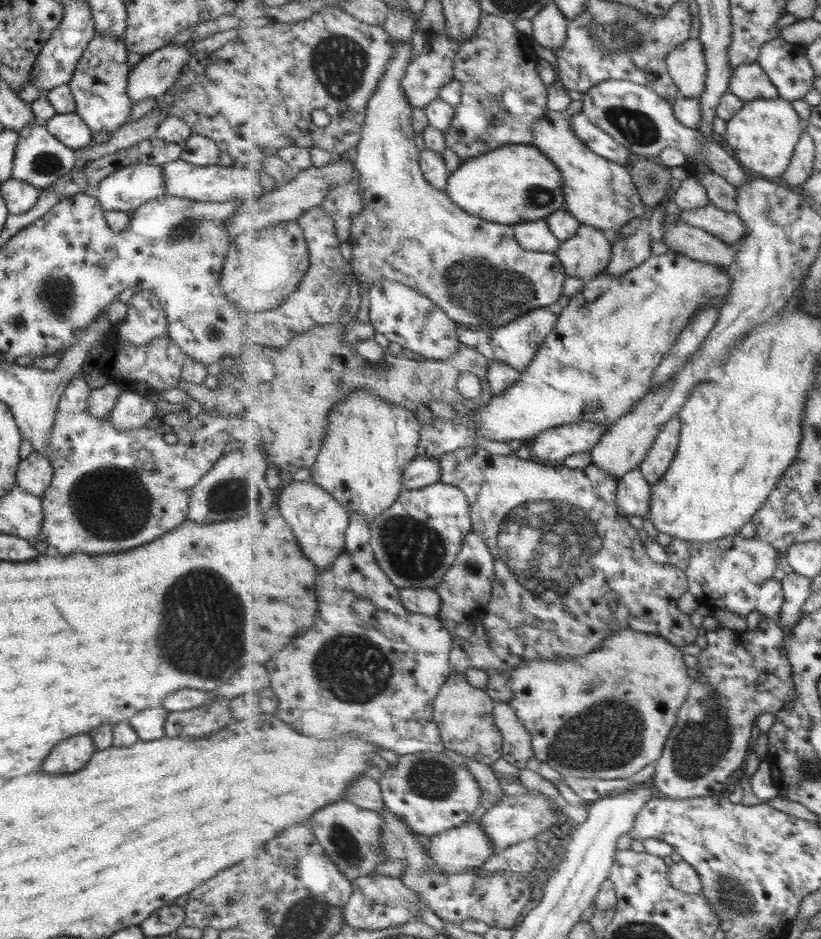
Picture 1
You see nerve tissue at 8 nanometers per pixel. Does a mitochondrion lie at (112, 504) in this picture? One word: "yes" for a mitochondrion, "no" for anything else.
yes

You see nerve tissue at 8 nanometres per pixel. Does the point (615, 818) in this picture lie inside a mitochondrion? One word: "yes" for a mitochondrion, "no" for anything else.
no

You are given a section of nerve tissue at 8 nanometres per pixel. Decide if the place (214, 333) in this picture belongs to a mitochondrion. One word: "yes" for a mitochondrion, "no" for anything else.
no

